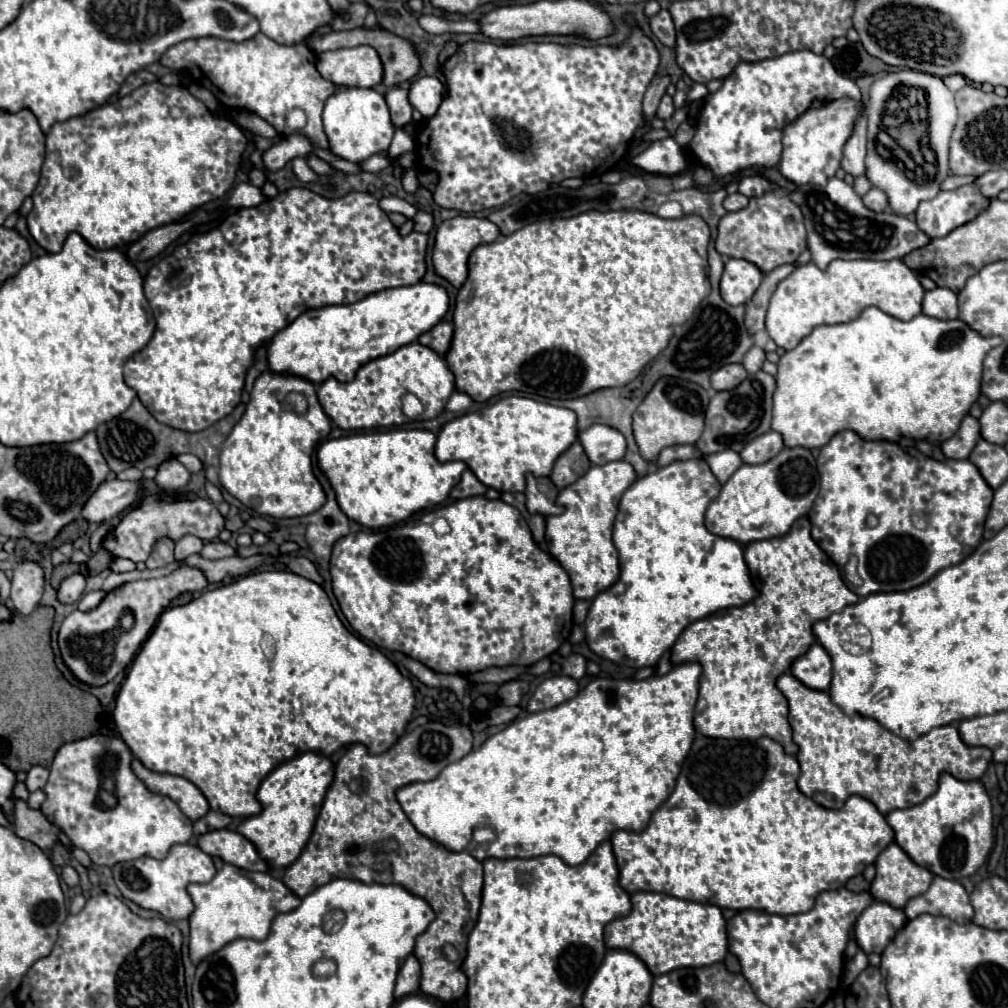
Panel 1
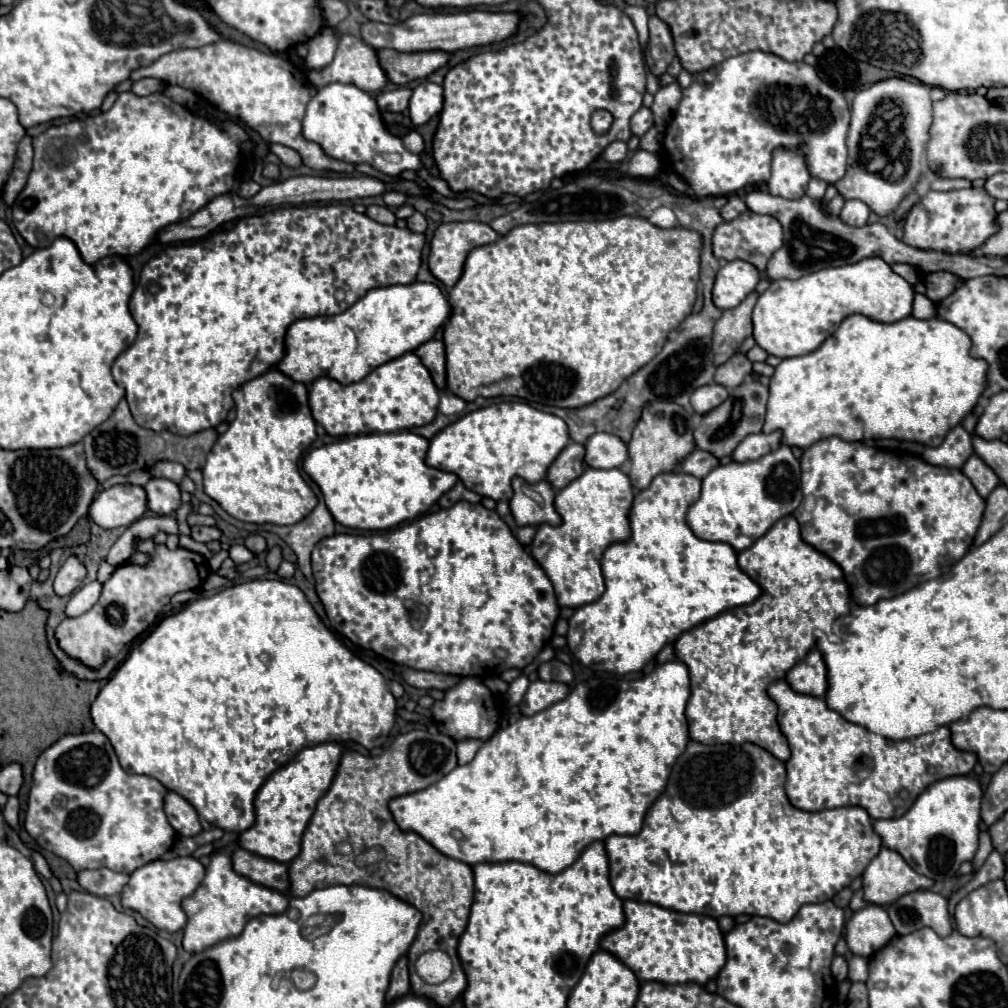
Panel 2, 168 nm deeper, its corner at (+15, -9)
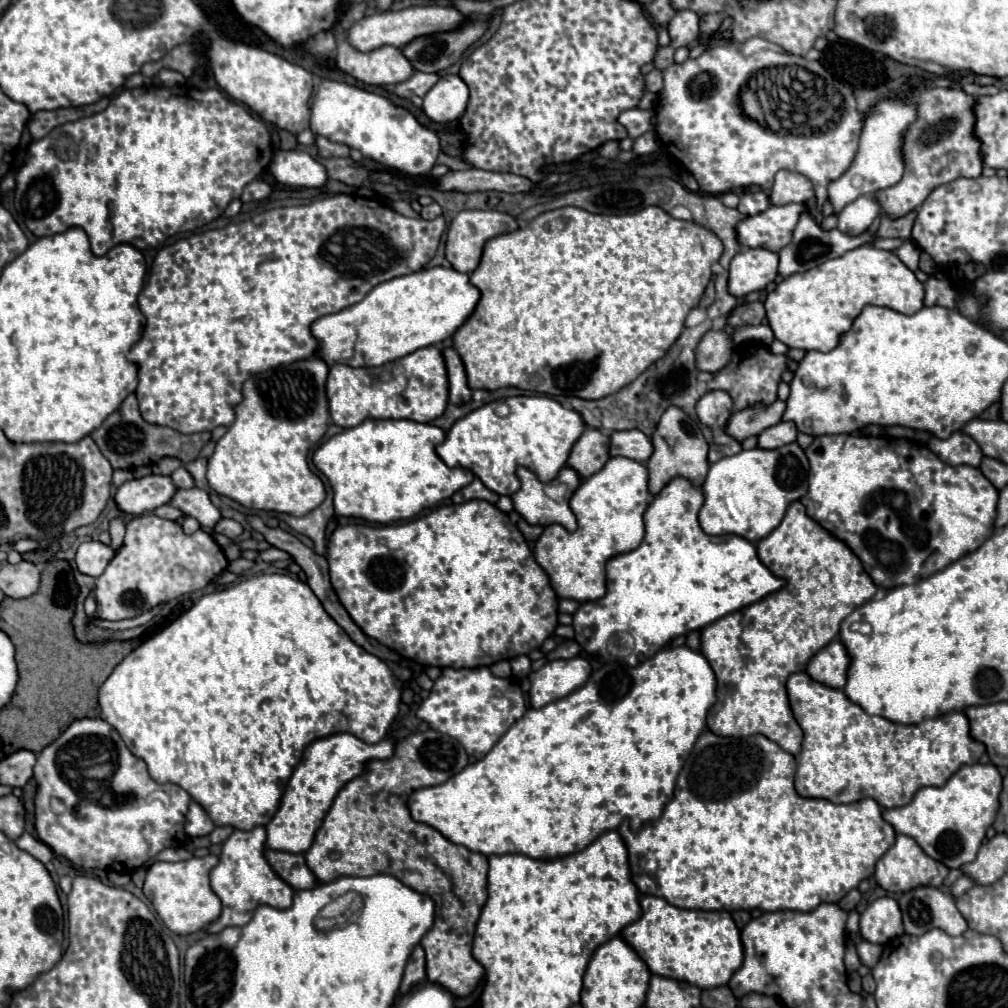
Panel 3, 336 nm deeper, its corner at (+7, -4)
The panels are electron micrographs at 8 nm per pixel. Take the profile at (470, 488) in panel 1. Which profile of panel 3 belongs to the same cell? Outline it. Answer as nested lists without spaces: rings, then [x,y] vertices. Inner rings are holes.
[[[474,479],[468,487],[464,487],[462,495],[466,501],[472,501],[472,499],[484,499],[484,501],[492,501],[492,503],[498,501],[498,495],[492,493],[488,487],[484,487],[484,483],[480,479]]]

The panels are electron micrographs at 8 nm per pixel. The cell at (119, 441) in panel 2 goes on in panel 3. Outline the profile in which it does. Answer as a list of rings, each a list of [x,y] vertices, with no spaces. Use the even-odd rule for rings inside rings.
[[[128,395],[120,409],[112,413],[98,429],[90,433],[90,437],[96,441],[104,457],[110,461],[114,469],[134,469],[140,465],[154,465],[162,457],[178,457],[182,463],[194,461],[200,455],[200,449],[210,441],[210,433],[194,433],[194,435],[184,435],[178,433],[170,427],[160,427],[160,425],[150,425],[142,419],[136,403],[136,395]]]

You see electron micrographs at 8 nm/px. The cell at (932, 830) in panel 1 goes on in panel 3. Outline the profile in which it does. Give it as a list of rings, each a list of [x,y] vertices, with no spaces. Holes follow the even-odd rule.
[[[992,763],[964,765],[942,787],[920,787],[912,801],[904,807],[884,809],[884,819],[896,833],[916,839],[916,843],[932,859],[958,869],[976,859],[976,853],[986,837],[986,829],[994,823],[998,813],[998,795],[1002,789],[1002,775]]]

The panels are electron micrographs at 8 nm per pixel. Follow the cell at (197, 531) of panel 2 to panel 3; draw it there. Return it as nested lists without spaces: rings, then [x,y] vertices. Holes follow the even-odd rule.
[[[220,519],[220,523],[214,527],[214,533],[220,533],[220,535],[226,535],[228,539],[236,539],[240,537],[244,531],[244,527],[240,529],[240,523],[234,521],[234,519]]]

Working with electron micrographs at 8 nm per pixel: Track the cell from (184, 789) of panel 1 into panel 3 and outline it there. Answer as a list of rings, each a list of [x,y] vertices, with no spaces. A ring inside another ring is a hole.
[[[192,801],[190,803],[190,811],[186,815],[186,833],[190,837],[204,837],[204,835],[212,833],[212,829],[214,829],[214,823],[210,821],[210,825],[208,825],[206,811],[198,803]]]

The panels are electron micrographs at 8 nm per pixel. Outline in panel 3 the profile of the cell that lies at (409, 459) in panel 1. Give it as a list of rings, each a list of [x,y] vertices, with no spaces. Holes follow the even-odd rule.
[[[366,419],[356,427],[344,429],[330,437],[314,451],[314,465],[328,477],[334,489],[334,507],[338,515],[360,517],[370,523],[394,523],[412,519],[420,511],[434,507],[442,499],[452,497],[464,485],[474,481],[474,473],[468,469],[450,469],[436,453],[436,445],[444,441],[446,433],[430,423],[418,423],[410,419]]]

